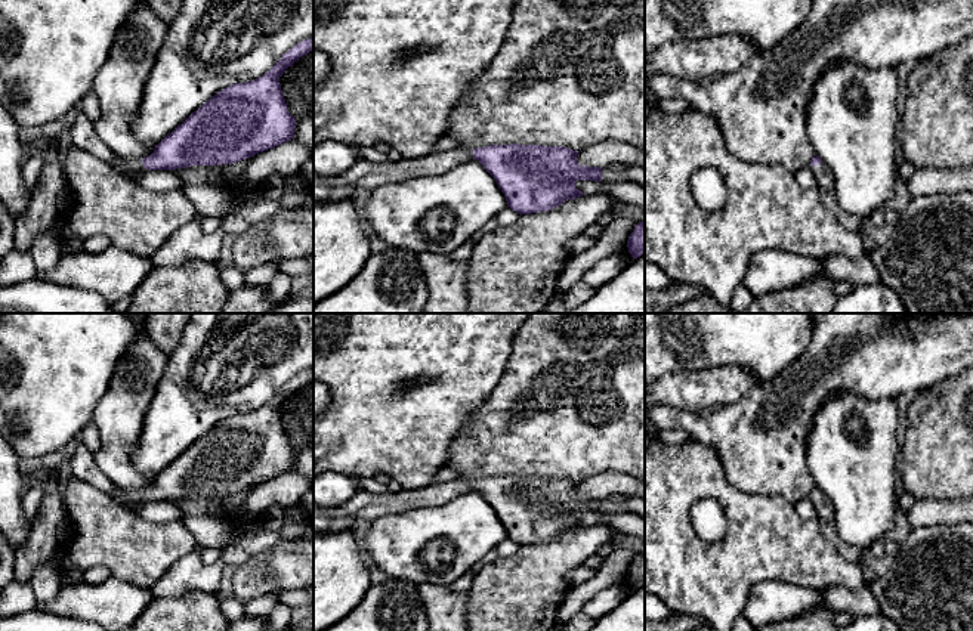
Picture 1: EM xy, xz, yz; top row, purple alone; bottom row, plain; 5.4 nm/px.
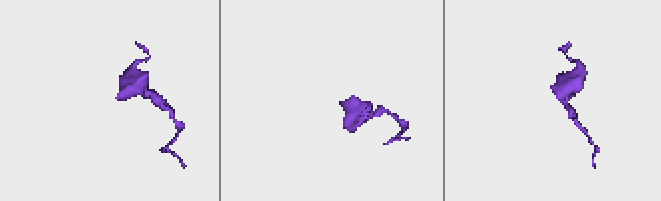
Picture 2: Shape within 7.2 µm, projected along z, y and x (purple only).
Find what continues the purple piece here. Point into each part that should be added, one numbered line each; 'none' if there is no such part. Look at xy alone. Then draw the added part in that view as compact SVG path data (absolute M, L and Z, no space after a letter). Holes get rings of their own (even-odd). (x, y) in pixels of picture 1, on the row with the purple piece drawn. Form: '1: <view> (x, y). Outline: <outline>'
1: xy (127, 164). Outline: M118 157L117 166L112 167L112 170L115 170L117 173L120 173L123 176L124 170L127 170L127 171L143 171L146 168L143 167L142 160L130 160L130 158Z

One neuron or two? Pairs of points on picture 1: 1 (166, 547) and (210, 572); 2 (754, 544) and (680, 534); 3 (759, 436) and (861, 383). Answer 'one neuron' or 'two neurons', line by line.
1: two neurons
2: one neuron
3: one neuron

